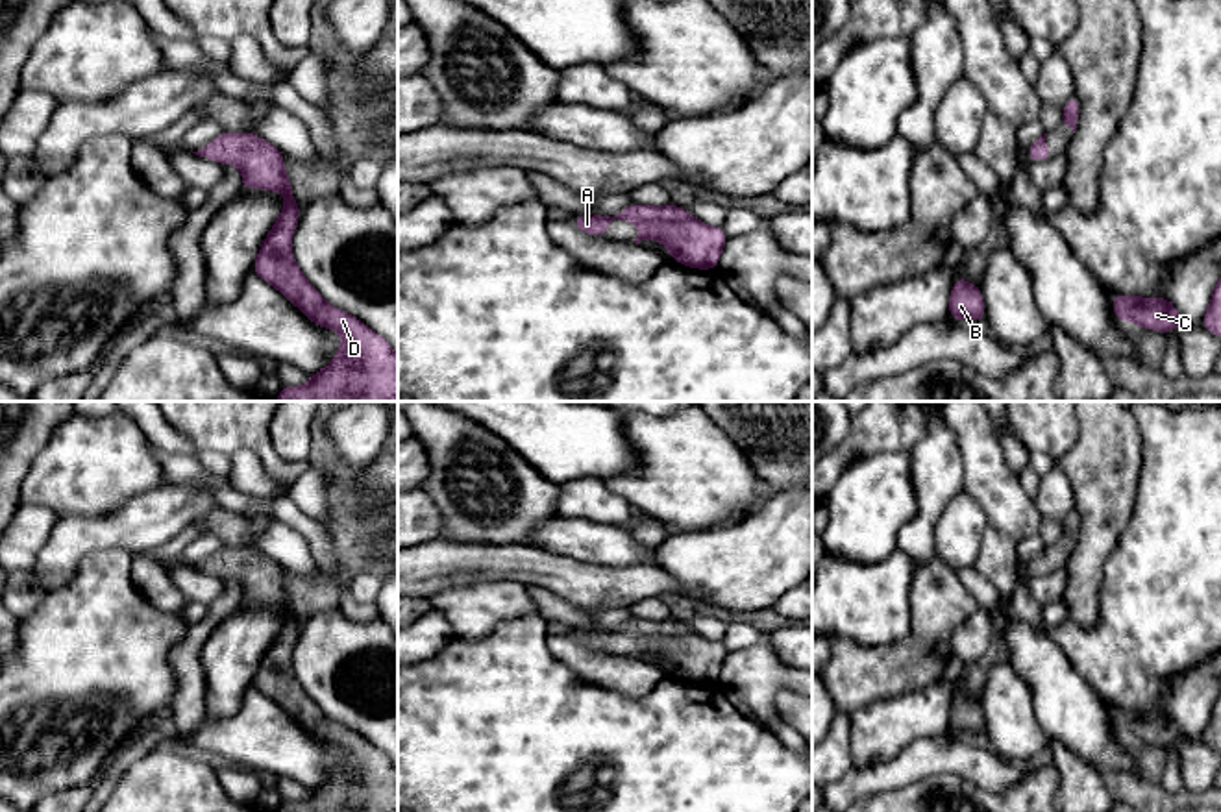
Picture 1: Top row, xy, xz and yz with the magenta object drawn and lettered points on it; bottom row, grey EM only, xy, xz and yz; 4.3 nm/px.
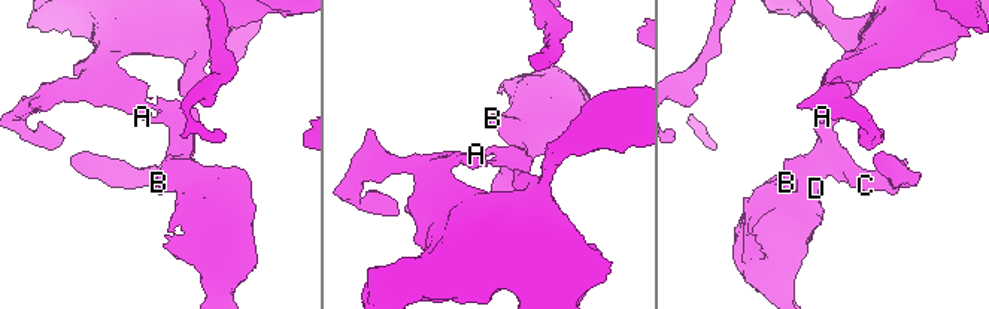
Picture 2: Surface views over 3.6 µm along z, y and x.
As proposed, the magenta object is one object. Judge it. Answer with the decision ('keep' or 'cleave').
keep

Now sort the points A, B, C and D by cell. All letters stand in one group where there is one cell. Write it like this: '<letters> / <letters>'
A B C D

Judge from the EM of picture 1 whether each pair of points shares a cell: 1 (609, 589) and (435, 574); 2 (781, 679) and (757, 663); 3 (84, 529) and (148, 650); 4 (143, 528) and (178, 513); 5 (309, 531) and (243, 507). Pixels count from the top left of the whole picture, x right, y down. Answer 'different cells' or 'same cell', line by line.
1: same cell
2: same cell
3: different cells
4: same cell
5: same cell

